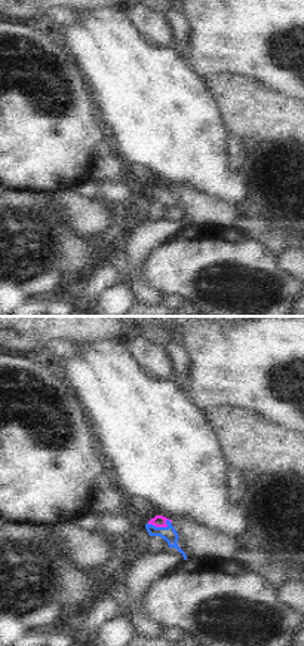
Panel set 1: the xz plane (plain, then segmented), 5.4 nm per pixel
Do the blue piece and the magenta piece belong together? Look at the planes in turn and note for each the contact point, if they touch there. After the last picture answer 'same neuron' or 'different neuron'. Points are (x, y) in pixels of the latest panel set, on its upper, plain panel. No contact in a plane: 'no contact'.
meets blue at (160, 195)

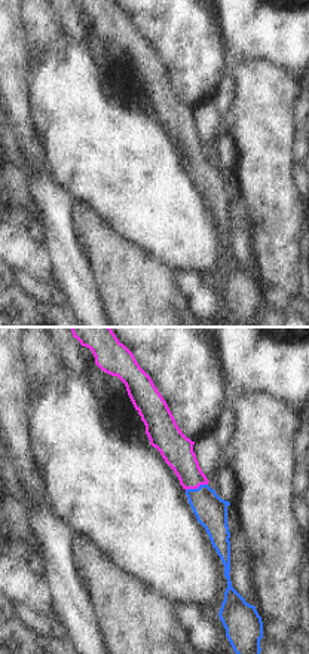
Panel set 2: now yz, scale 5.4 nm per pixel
meets blue at (198, 155)

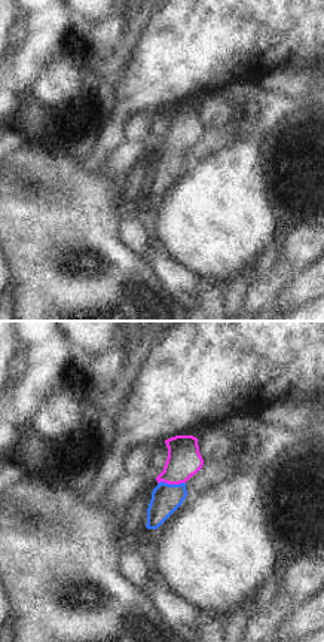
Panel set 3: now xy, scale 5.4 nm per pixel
meets blue at (171, 152)

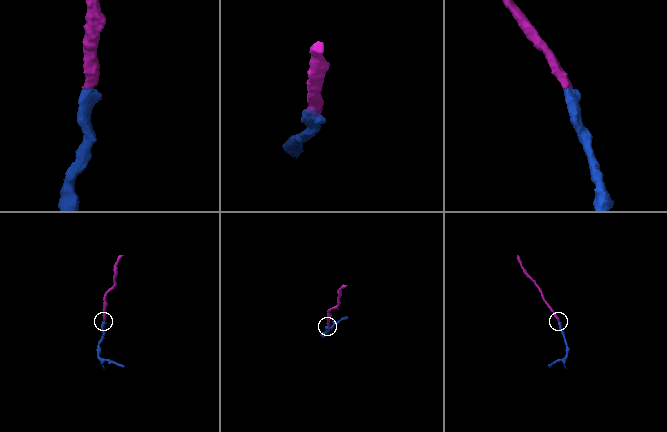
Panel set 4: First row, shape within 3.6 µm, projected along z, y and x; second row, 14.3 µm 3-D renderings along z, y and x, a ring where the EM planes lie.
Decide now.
same neuron

